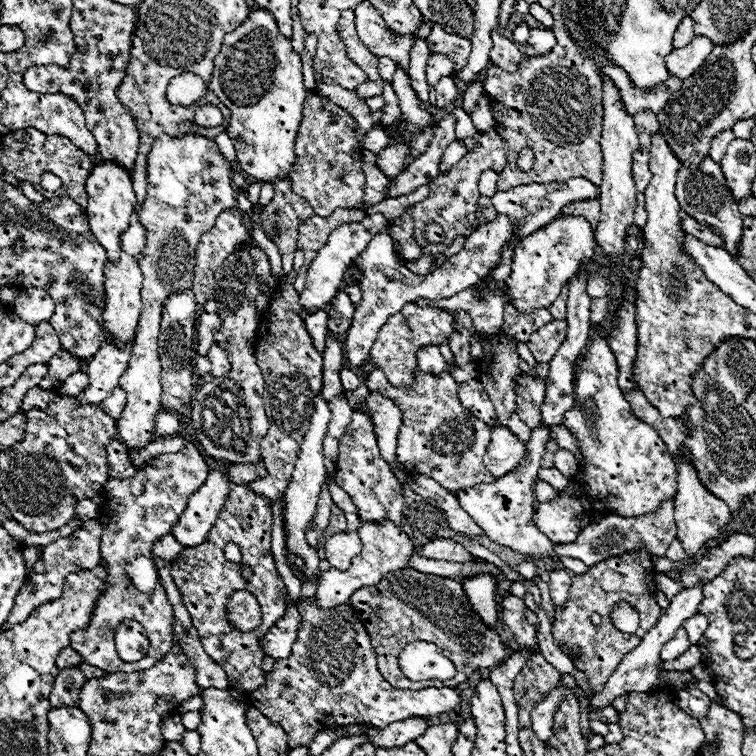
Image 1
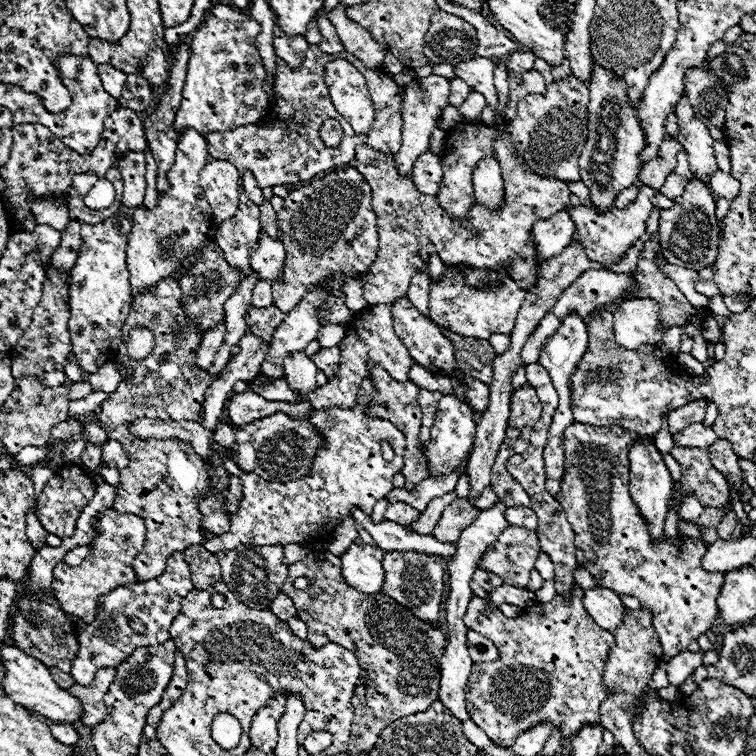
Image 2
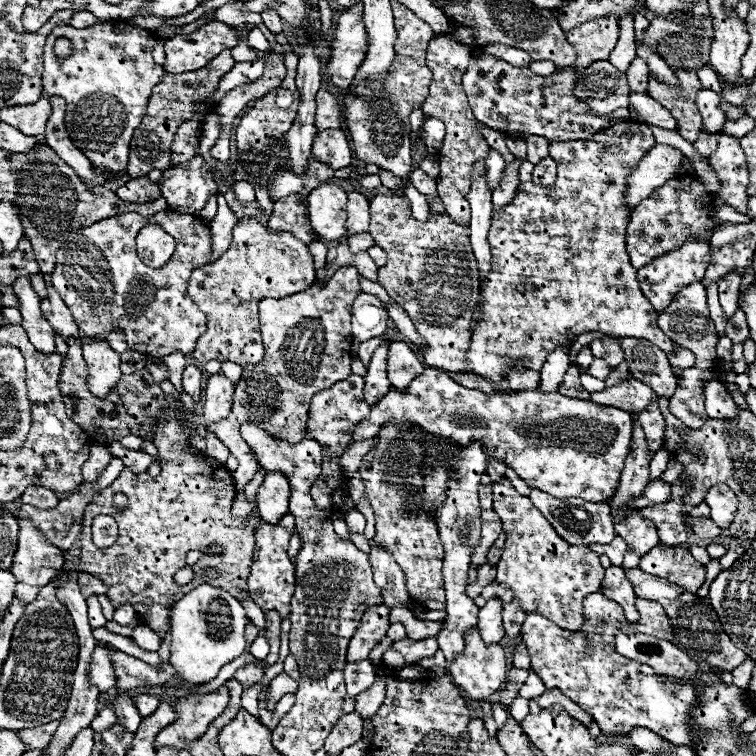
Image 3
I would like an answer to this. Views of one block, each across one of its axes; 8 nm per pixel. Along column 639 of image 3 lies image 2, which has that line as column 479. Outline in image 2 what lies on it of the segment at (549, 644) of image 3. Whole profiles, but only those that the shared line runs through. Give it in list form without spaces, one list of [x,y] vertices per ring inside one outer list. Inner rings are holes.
[[[576,584],[572,588],[570,602],[564,602],[562,596],[556,594],[552,602],[538,602],[534,606],[528,606],[516,618],[504,616],[498,608],[488,608],[486,620],[478,620],[478,612],[482,610],[482,598],[474,596],[470,600],[464,624],[474,632],[484,634],[486,638],[492,638],[492,642],[496,642],[496,648],[500,650],[500,658],[496,662],[478,662],[472,666],[466,688],[466,710],[472,722],[476,722],[476,726],[480,726],[488,734],[488,738],[496,742],[496,746],[510,748],[518,734],[544,720],[552,720],[564,736],[572,736],[586,724],[600,722],[600,704],[612,692],[604,686],[604,668],[612,646],[616,646],[616,638],[612,632],[600,628],[594,622],[594,618],[586,612],[582,604],[582,598],[584,590]]]

